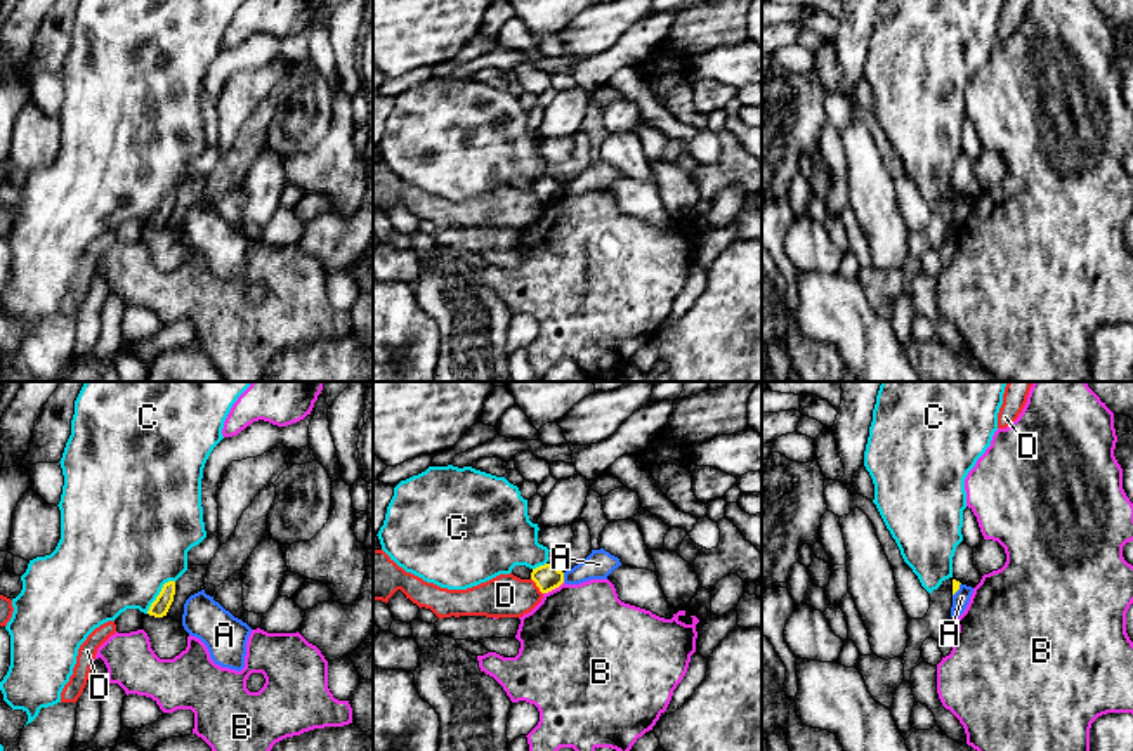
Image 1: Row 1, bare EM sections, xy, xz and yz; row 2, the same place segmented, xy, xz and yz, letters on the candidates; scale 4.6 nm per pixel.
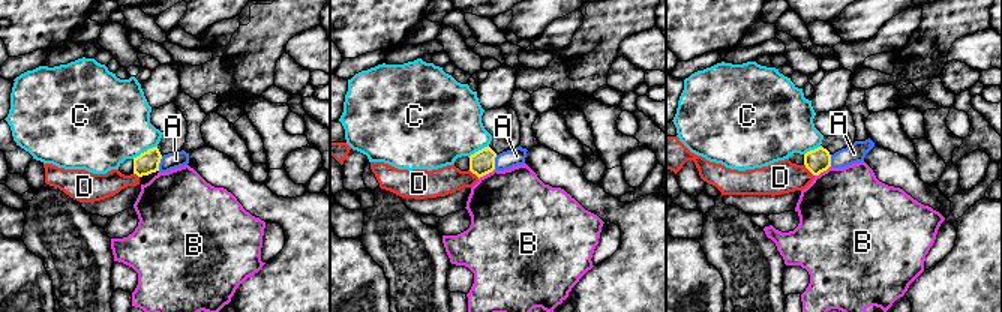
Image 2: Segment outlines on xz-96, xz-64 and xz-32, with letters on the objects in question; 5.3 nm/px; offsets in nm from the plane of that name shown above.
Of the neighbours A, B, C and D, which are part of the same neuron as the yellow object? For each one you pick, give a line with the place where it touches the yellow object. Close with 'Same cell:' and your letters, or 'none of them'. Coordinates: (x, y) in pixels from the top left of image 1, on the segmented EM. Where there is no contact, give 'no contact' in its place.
Same cell: none of them

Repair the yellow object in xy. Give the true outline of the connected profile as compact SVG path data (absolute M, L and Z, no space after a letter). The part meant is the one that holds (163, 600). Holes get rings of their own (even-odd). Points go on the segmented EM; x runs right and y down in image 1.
M168 581L163 584L160 595L156 600L151 604L147 614L154 617L163 617L167 616L175 595L175 581Z

